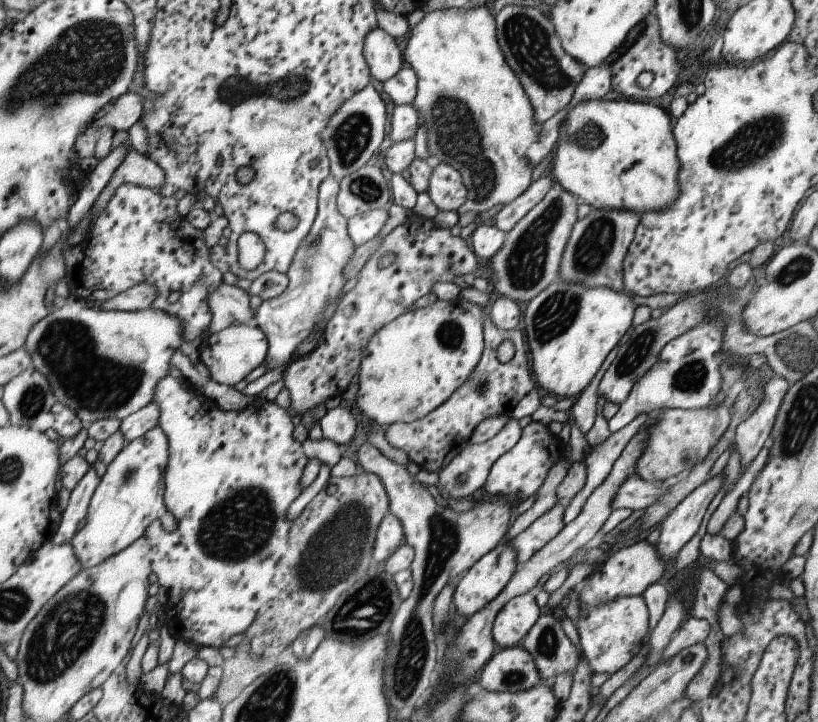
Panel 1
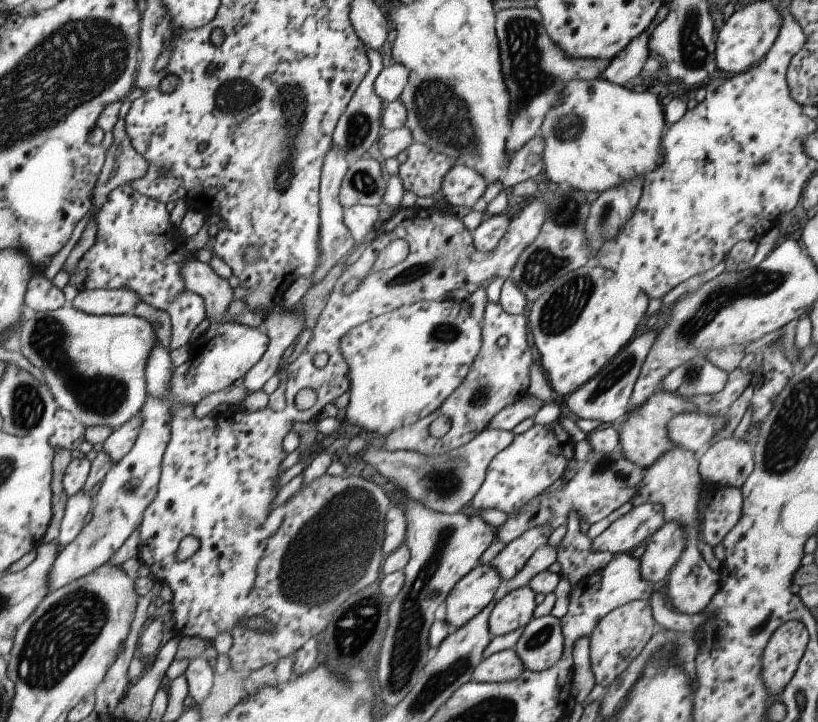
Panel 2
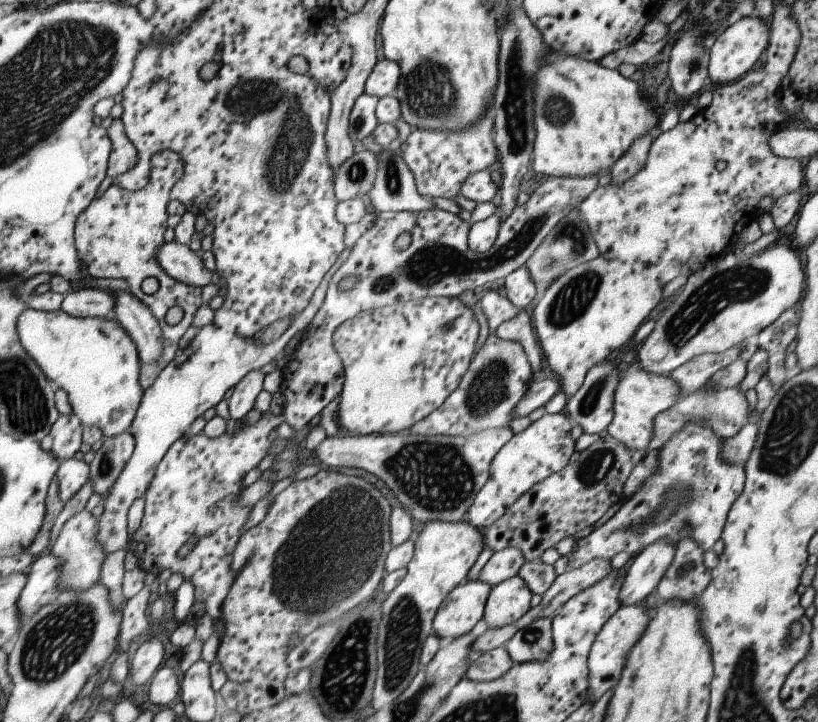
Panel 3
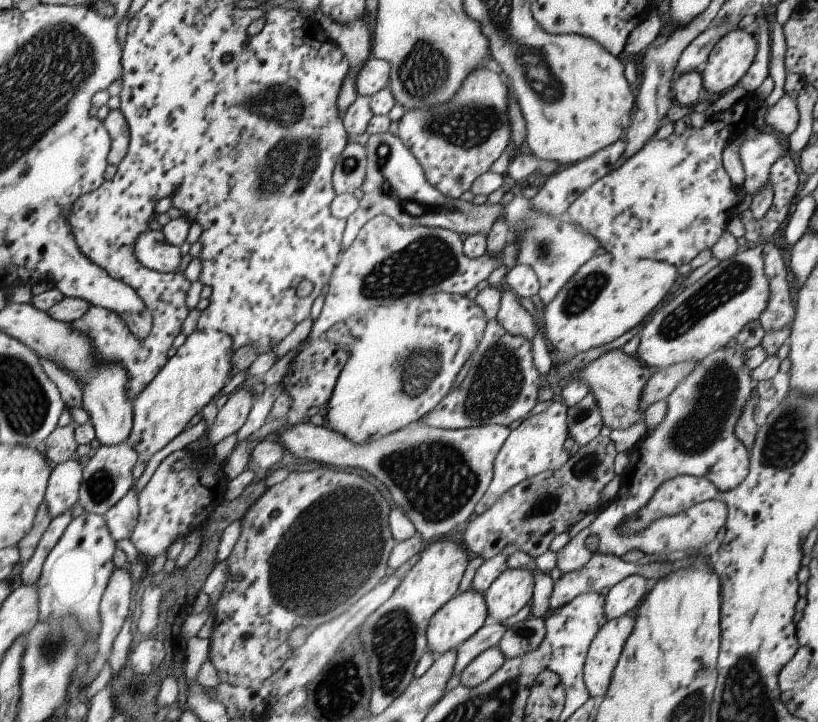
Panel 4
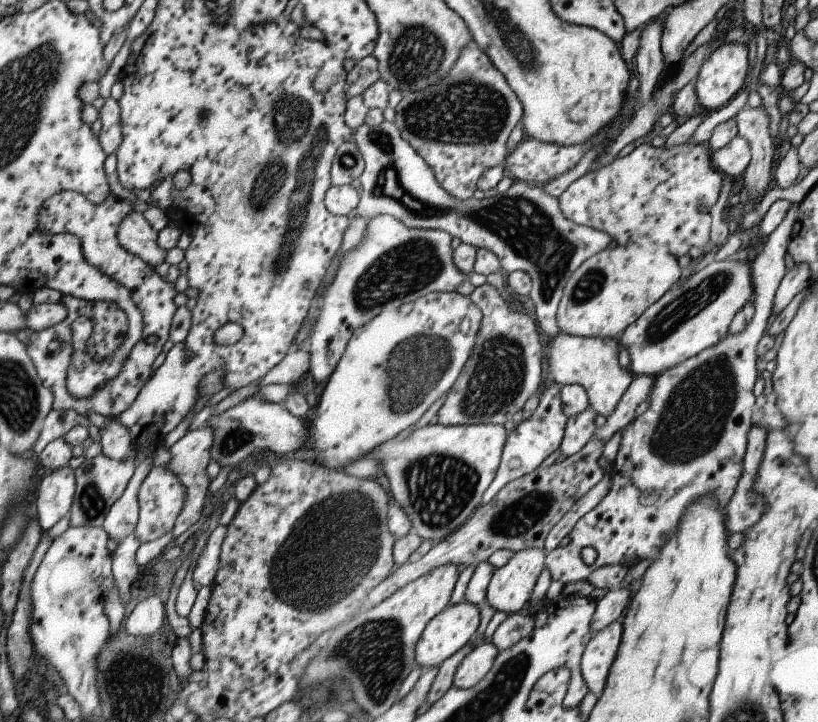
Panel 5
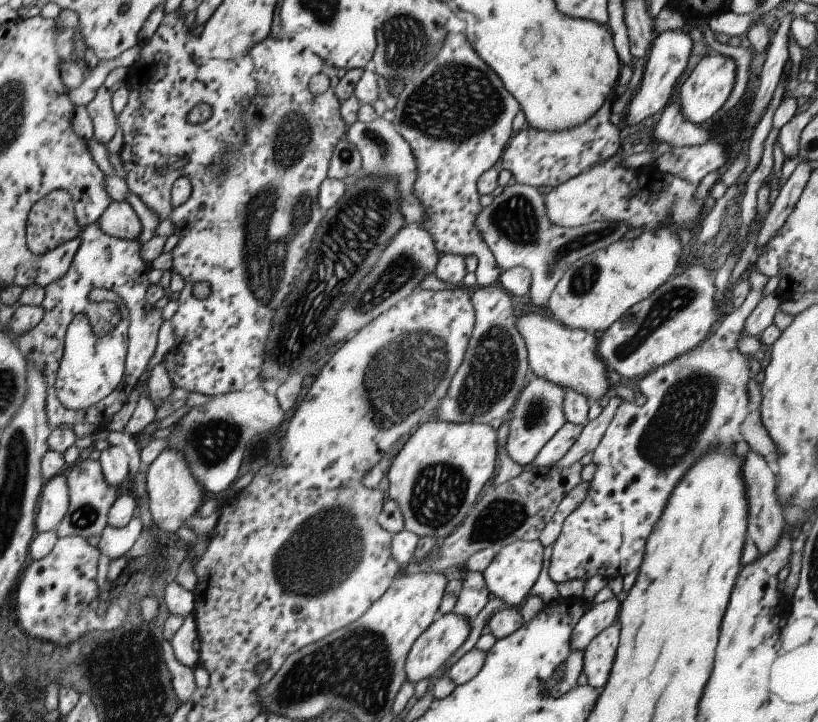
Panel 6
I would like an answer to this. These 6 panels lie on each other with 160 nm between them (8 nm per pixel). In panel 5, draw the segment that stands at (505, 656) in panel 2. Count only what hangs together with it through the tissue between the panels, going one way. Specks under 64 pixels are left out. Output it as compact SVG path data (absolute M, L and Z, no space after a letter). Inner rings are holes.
M481 642L475 645L458 664L452 678L452 686L458 689L471 688L487 674L497 653L498 650L491 642Z

